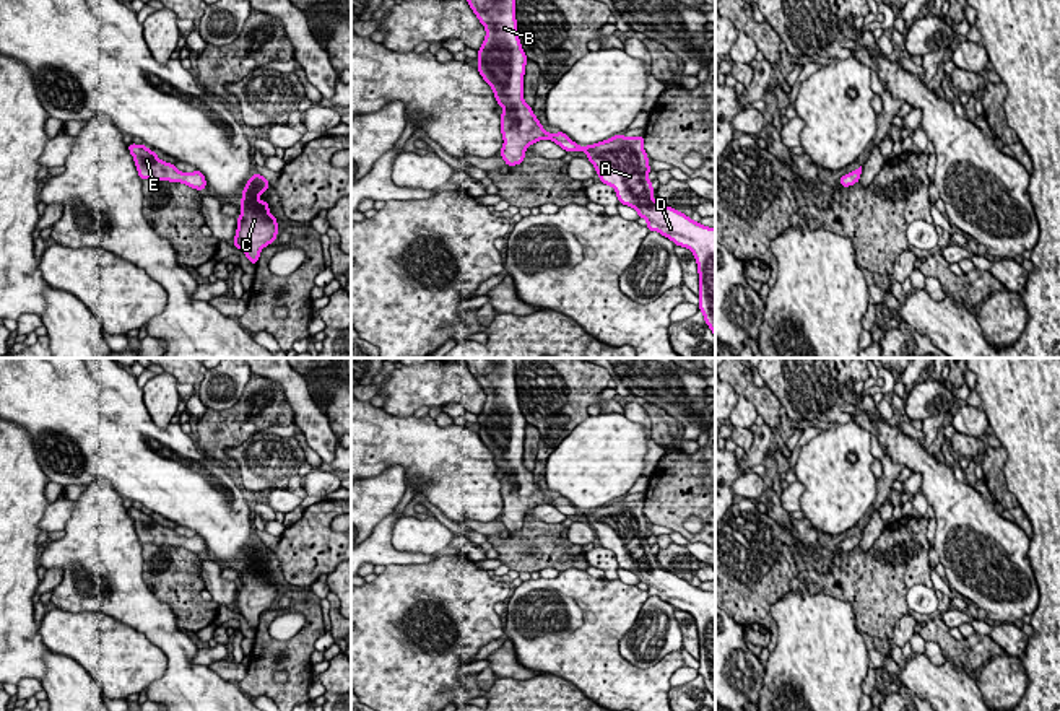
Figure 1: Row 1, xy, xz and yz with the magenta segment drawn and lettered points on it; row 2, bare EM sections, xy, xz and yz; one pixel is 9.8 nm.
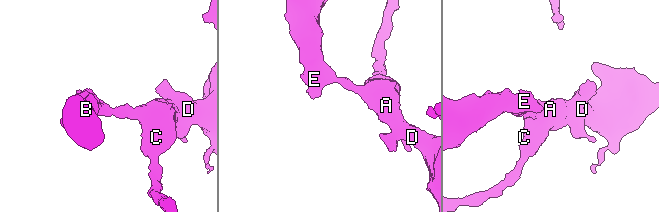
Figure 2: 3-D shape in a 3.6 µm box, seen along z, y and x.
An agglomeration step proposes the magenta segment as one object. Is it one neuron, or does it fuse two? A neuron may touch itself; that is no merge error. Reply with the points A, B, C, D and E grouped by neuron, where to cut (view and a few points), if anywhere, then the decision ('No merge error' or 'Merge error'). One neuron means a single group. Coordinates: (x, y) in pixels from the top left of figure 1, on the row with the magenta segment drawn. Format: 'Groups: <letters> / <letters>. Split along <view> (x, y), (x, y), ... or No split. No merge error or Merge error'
Groups: A B C D E. No split. No merge error

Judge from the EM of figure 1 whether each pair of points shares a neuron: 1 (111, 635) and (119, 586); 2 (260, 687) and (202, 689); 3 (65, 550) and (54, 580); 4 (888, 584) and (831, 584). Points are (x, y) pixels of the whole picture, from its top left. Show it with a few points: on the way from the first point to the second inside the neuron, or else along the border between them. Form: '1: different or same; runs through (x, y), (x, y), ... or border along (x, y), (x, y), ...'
1: different; border along (77, 612), (101, 610), (130, 625), (147, 638)
2: different; border along (236, 684), (246, 693)
3: different; border along (59, 567), (60, 583), (52, 591)
4: same; runs through (873, 581), (846, 580)

